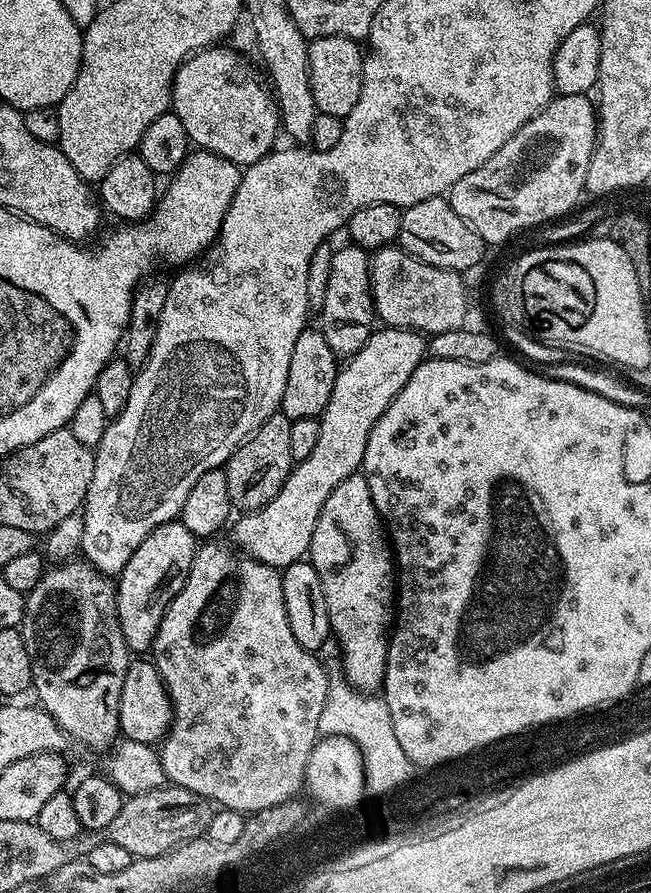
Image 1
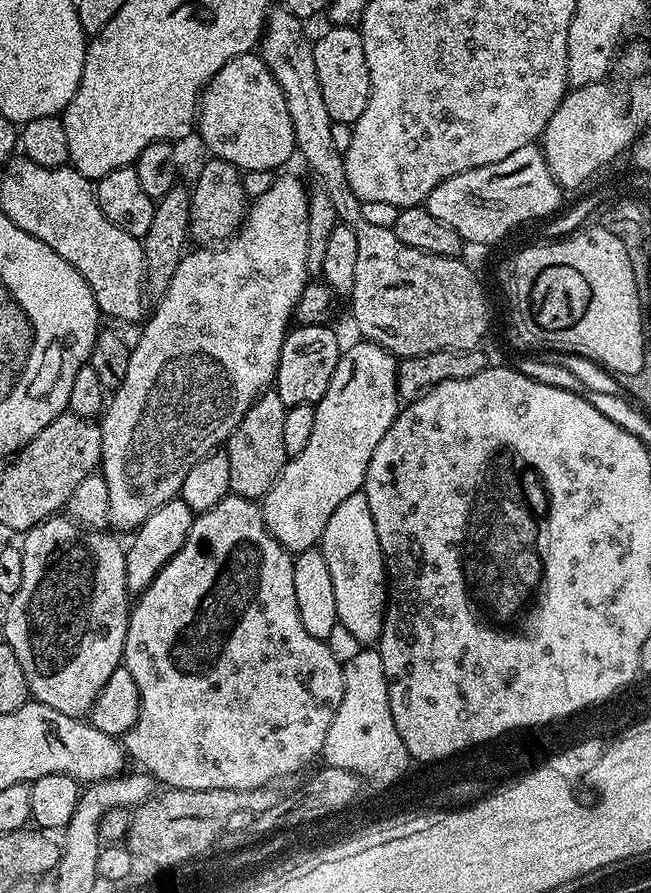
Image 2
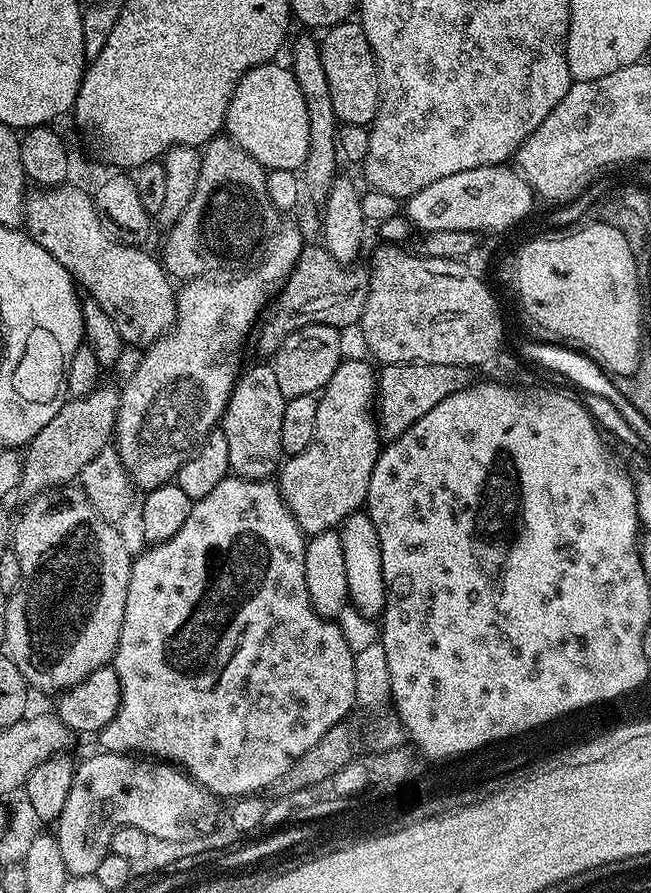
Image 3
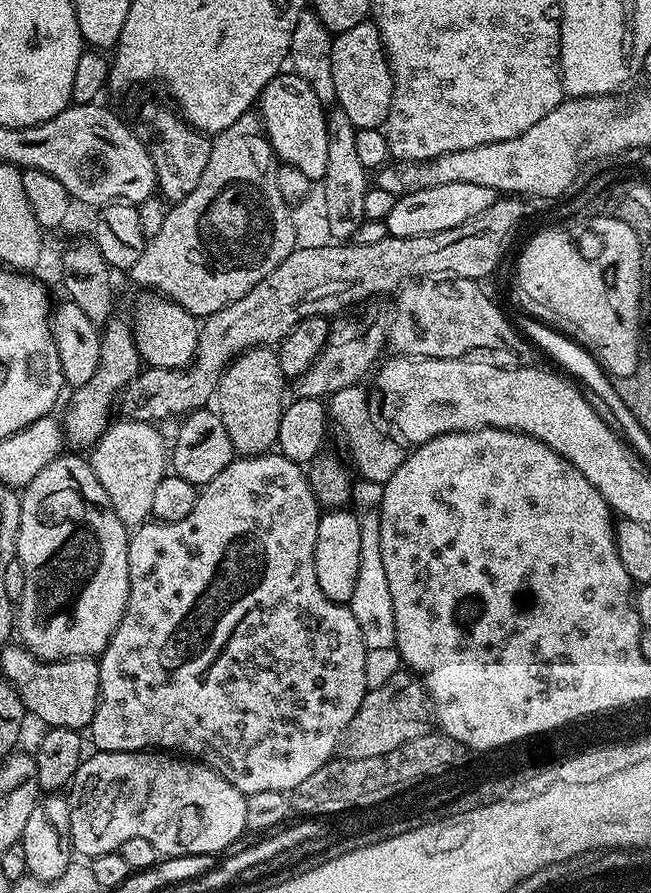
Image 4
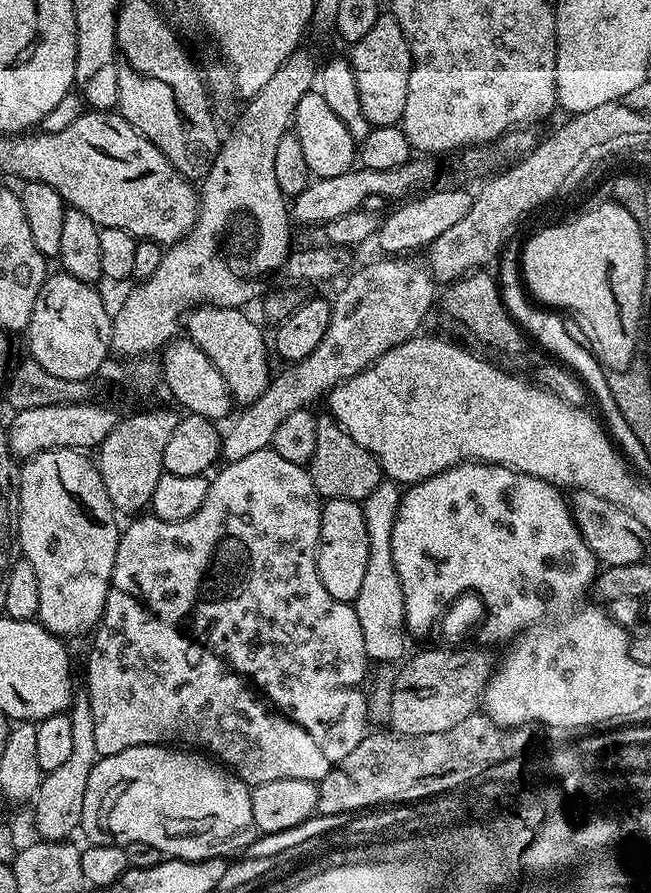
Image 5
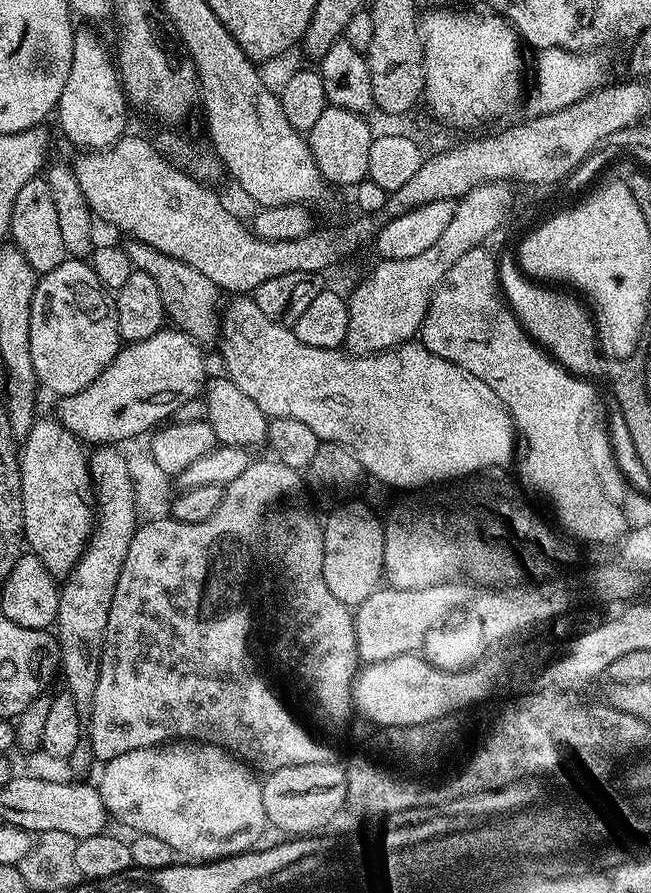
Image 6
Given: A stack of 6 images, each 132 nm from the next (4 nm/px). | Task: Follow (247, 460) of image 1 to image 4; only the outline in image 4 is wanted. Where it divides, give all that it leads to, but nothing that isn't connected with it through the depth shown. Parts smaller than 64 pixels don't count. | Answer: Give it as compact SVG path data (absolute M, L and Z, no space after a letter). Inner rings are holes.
M268 346L240 353L220 375L214 393L214 410L218 418L222 418L222 426L226 426L226 434L230 434L232 450L237 457L262 456L276 448L278 422L282 422L286 407L284 384L286 378L282 374L280 357Z

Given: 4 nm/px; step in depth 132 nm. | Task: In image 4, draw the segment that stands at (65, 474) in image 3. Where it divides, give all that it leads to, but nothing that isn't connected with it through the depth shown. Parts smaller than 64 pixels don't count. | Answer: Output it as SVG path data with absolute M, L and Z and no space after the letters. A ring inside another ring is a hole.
M120 314L113 315L112 319L108 321L107 324L103 325L102 335L100 338L100 361L98 362L98 370L94 370L94 378L90 378L90 382L86 382L85 384L79 385L75 389L76 392L72 396L72 401L69 402L68 405L64 408L64 416L62 415L62 427L64 429L64 438L67 444L67 447L72 450L84 450L80 448L85 448L85 450L91 449L93 445L95 445L96 441L100 439L100 436L103 435L104 431L108 429L108 425L110 421L113 419L112 416L112 408L114 412L114 405L117 403L118 397L121 392L124 391L124 387L131 382L135 378L139 372L142 370L142 361L140 359L140 355L138 354L138 350L136 349L136 343L134 342L134 338L132 337L132 325L129 323L127 319L124 320L120 317Z

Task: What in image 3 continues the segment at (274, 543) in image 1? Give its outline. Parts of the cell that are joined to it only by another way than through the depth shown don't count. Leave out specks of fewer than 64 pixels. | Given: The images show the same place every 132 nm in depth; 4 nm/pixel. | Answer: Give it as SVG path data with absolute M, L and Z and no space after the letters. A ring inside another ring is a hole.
M341 359L338 370L334 370L334 378L324 391L319 393L318 422L314 430L314 438L302 454L287 457L278 469L278 487L284 495L284 504L294 514L296 525L305 534L331 532L339 529L346 517L359 512L365 507L370 486L370 474L374 470L376 460L380 457L382 439L376 433L378 420L374 415L374 405L378 400L378 376L364 360Z

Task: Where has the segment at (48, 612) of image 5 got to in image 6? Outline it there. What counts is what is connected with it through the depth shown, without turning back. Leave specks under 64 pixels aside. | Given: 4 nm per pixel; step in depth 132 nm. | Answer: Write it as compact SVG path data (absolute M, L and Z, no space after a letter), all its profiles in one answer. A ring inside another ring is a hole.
M43 418L35 419L29 436L22 442L22 451L20 452L20 481L22 482L24 538L31 552L46 566L46 570L50 570L53 576L57 578L67 577L76 563L80 561L80 556L88 546L88 538L91 536L94 527L94 489L92 487L92 473L90 471L90 456L87 451L85 453L84 451L86 451L86 448L81 440L73 432L66 430L66 426L62 426L60 421L55 418L49 418L49 420L43 420Z

